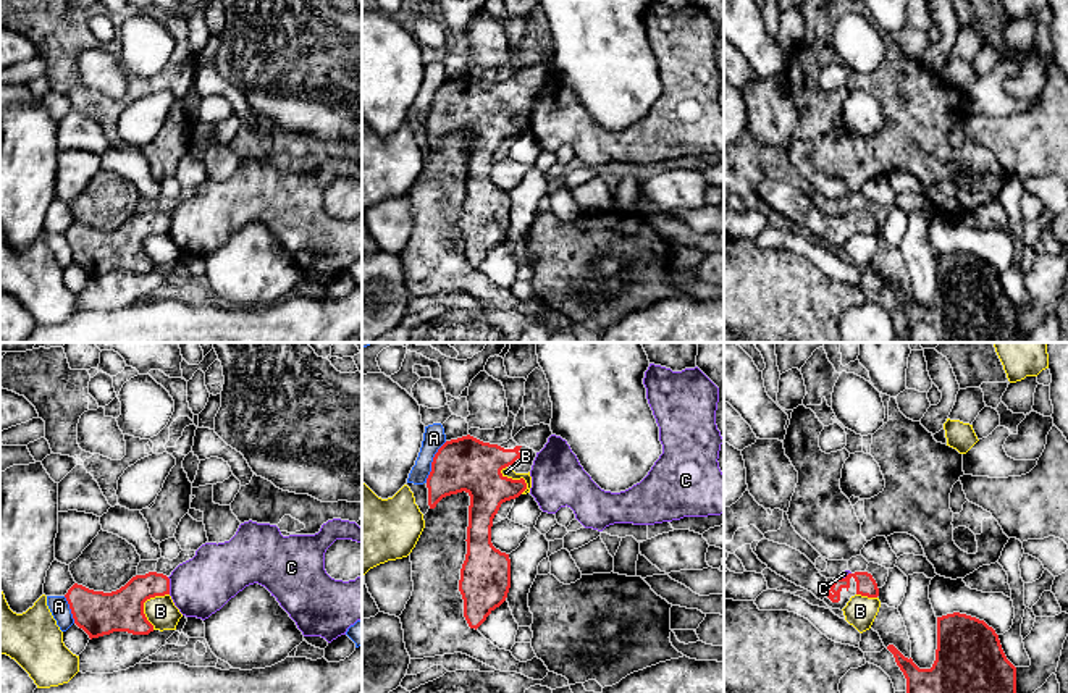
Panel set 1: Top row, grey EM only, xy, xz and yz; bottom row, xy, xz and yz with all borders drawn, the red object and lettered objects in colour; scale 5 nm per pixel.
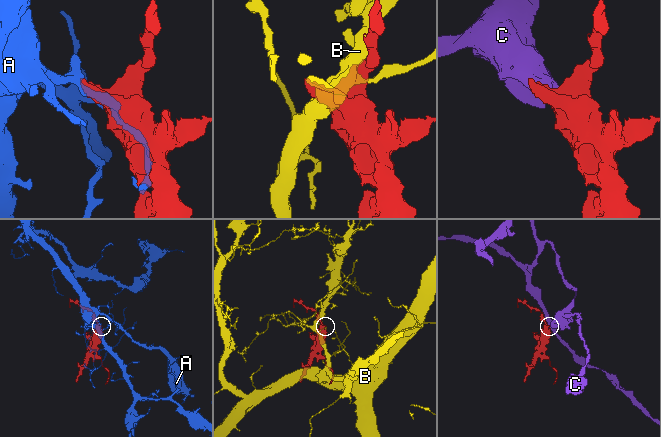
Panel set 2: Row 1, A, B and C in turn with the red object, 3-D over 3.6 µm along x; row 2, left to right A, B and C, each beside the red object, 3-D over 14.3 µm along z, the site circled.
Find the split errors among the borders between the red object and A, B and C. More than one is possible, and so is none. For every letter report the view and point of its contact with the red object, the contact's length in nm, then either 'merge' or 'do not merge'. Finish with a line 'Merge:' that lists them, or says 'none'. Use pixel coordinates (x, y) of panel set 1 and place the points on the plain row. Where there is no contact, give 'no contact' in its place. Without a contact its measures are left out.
A: meets red in xz at (432, 100); contact 240 nm long; do not merge
B: meets red in xy at (142, 243); contact 200 nm long; do not merge
C: meets red in xy at (168, 223); contact 90 nm long; do not merge
Merge: none

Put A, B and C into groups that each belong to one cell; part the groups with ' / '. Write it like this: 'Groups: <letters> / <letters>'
Groups: A / B / C

